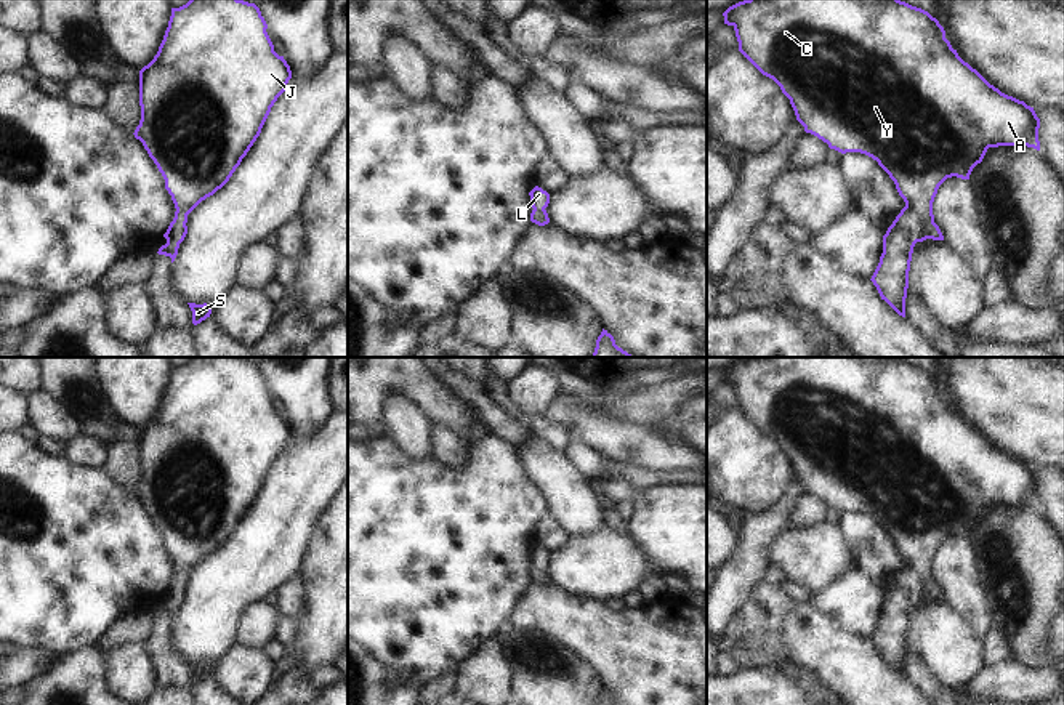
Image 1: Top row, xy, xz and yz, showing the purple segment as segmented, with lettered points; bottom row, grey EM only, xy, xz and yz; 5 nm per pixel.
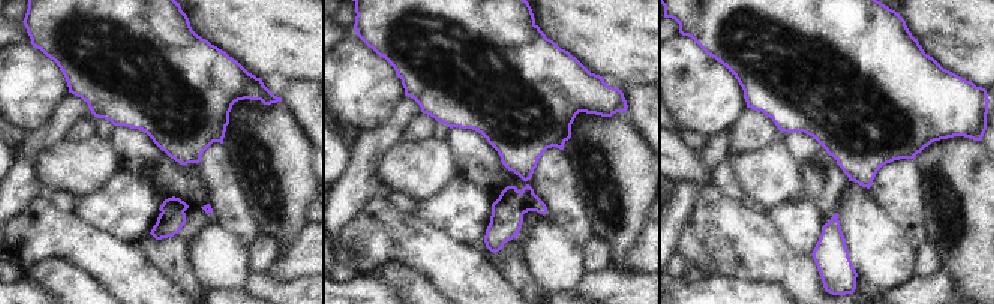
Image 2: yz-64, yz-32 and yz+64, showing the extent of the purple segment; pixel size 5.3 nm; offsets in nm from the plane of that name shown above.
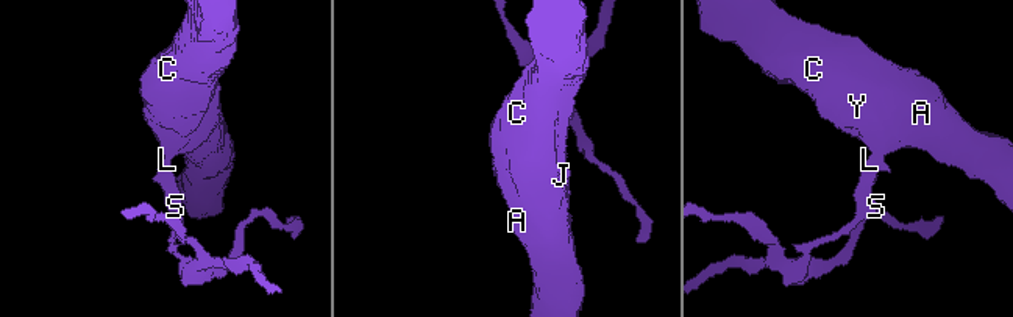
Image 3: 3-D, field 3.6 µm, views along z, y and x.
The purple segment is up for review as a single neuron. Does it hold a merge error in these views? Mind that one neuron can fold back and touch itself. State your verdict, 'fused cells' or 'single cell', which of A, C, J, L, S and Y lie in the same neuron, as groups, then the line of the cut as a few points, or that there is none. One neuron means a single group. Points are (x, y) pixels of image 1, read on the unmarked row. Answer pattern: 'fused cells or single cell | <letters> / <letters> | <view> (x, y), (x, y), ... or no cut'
single cell | A C J L S Y | no cut

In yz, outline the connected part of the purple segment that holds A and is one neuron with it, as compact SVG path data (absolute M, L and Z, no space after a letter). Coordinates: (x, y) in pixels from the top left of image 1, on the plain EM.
M748 357L729 365L723 375L736 389L739 410L780 445L806 492L841 513L872 516L894 540L905 566L883 594L883 612L870 639L881 659L905 676L913 606L926 598L944 599L933 574L939 545L952 535L969 538L989 506L1040 510L1040 477L1034 466L990 444L958 415L936 377L899 357Z

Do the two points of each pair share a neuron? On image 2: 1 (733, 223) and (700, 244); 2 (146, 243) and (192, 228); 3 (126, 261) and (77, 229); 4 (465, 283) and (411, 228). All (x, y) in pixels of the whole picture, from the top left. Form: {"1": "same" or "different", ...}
{"1": "same", "2": "same", "3": "same", "4": "same"}

